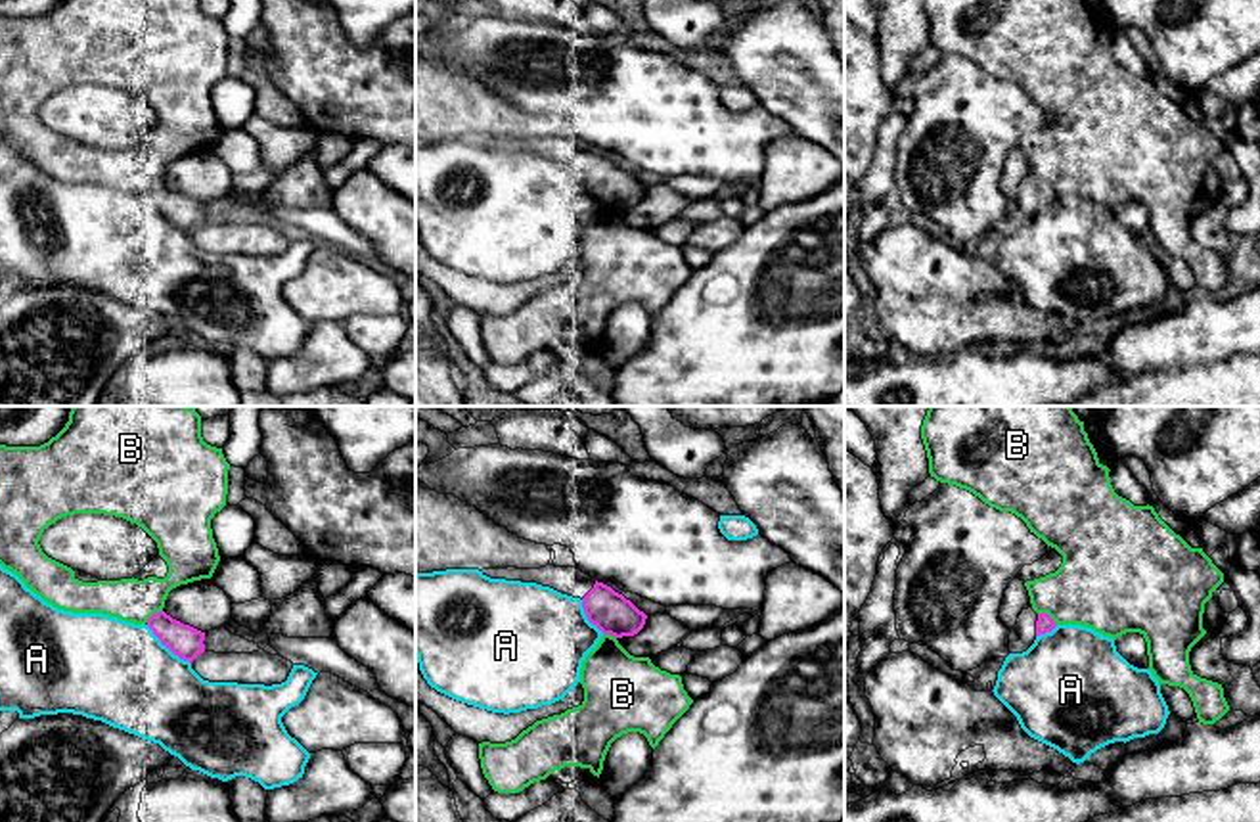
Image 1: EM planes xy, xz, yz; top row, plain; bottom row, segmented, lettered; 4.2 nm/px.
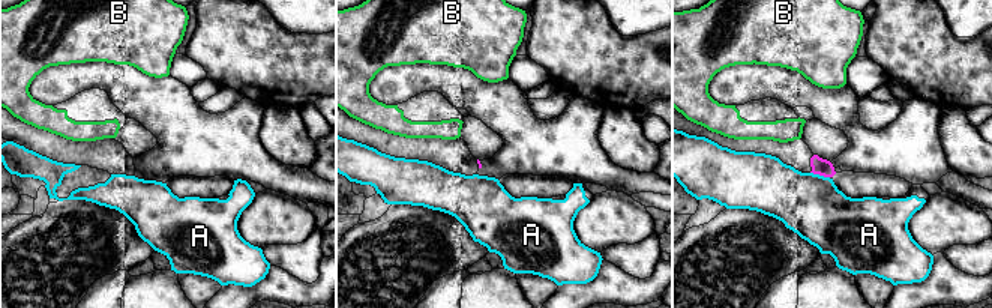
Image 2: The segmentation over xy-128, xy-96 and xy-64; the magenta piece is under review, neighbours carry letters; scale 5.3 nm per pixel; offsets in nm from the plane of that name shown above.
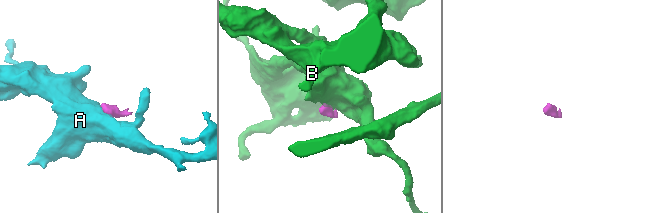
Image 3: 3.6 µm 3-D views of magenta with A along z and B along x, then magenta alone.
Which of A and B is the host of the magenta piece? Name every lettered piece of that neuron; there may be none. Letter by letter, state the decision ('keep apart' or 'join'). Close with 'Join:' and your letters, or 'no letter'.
A: keep apart
B: keep apart
Join: no letter

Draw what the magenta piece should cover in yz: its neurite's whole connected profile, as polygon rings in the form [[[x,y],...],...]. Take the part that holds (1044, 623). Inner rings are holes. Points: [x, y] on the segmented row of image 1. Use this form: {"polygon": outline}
{"polygon": [[[1032,607],[1023,609],[1009,634],[1009,653],[1026,651],[1040,634],[1051,632],[1055,627],[1047,613],[1036,613]]]}

